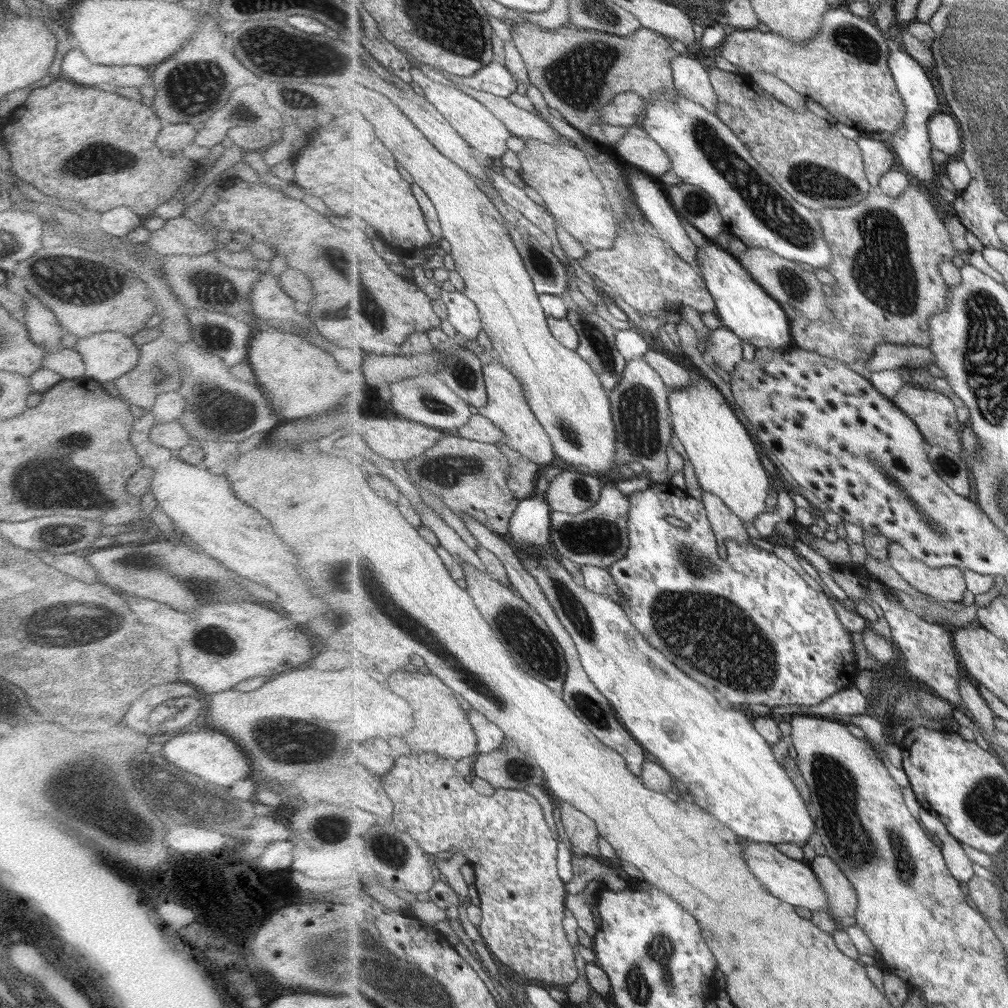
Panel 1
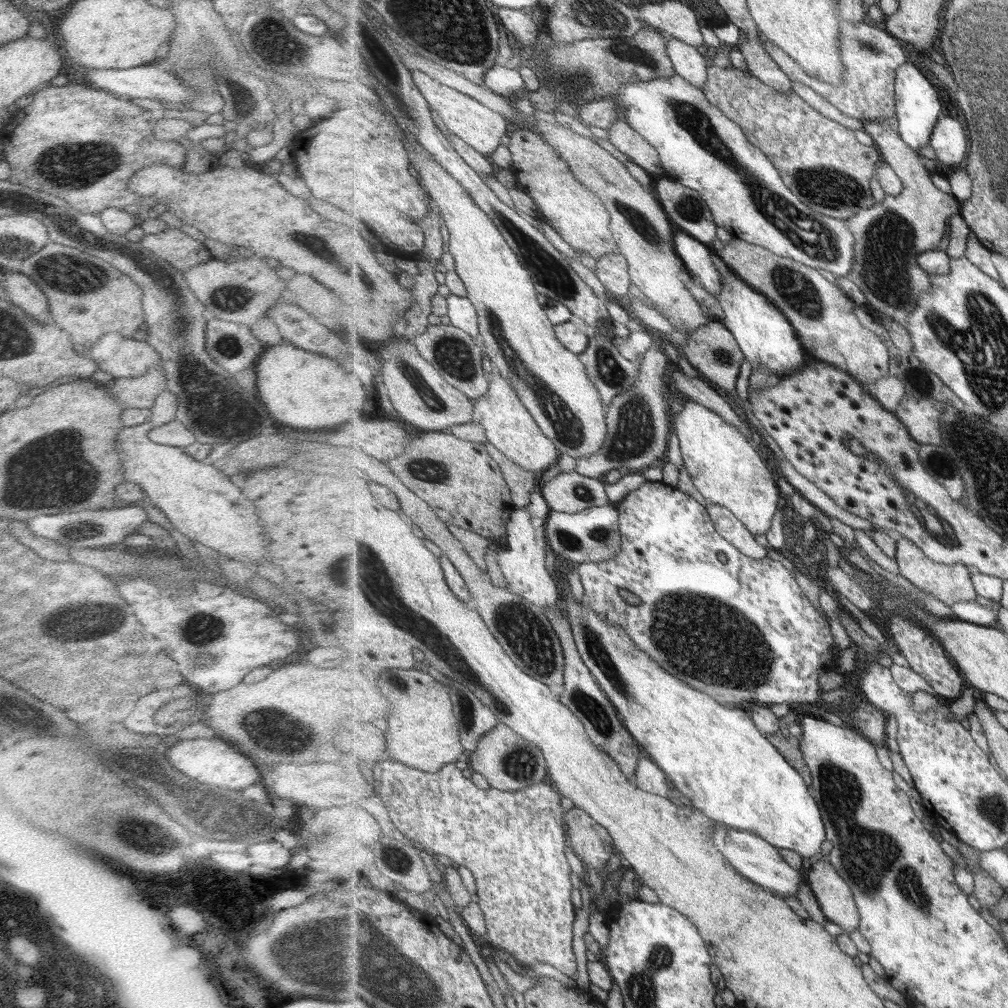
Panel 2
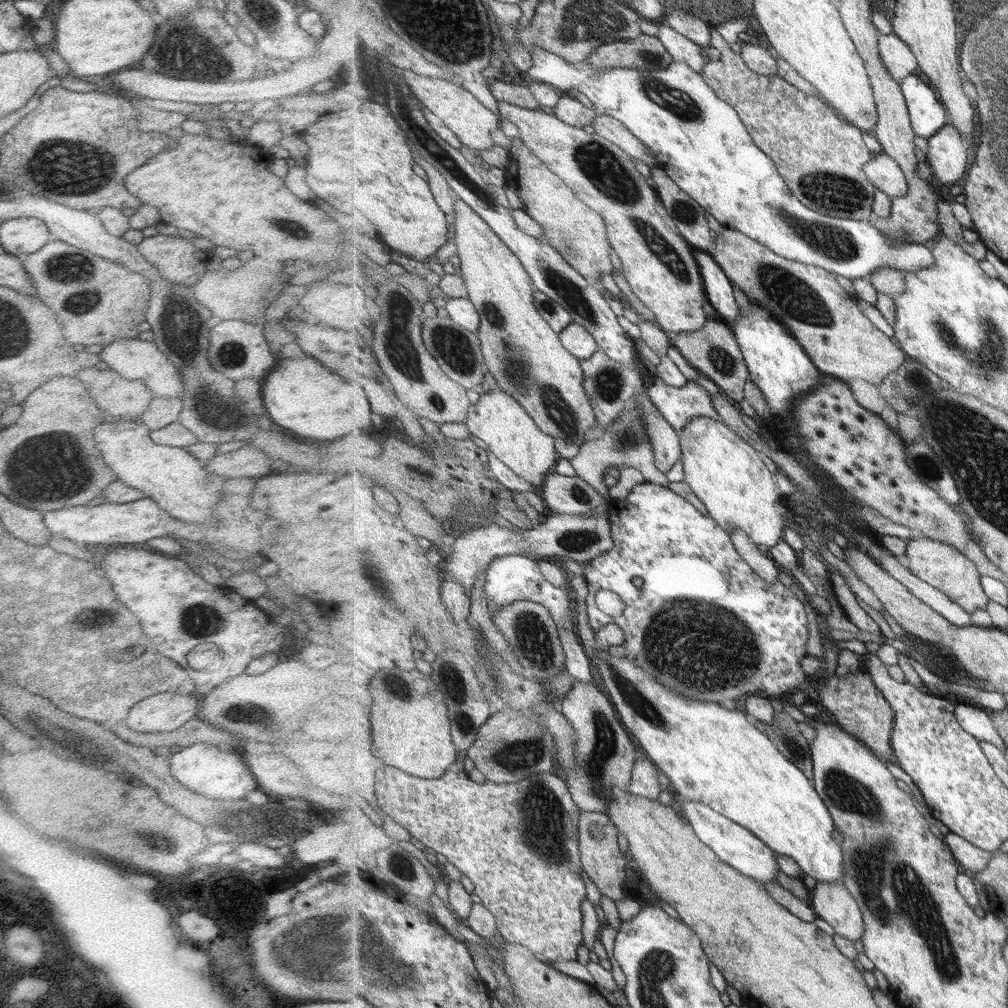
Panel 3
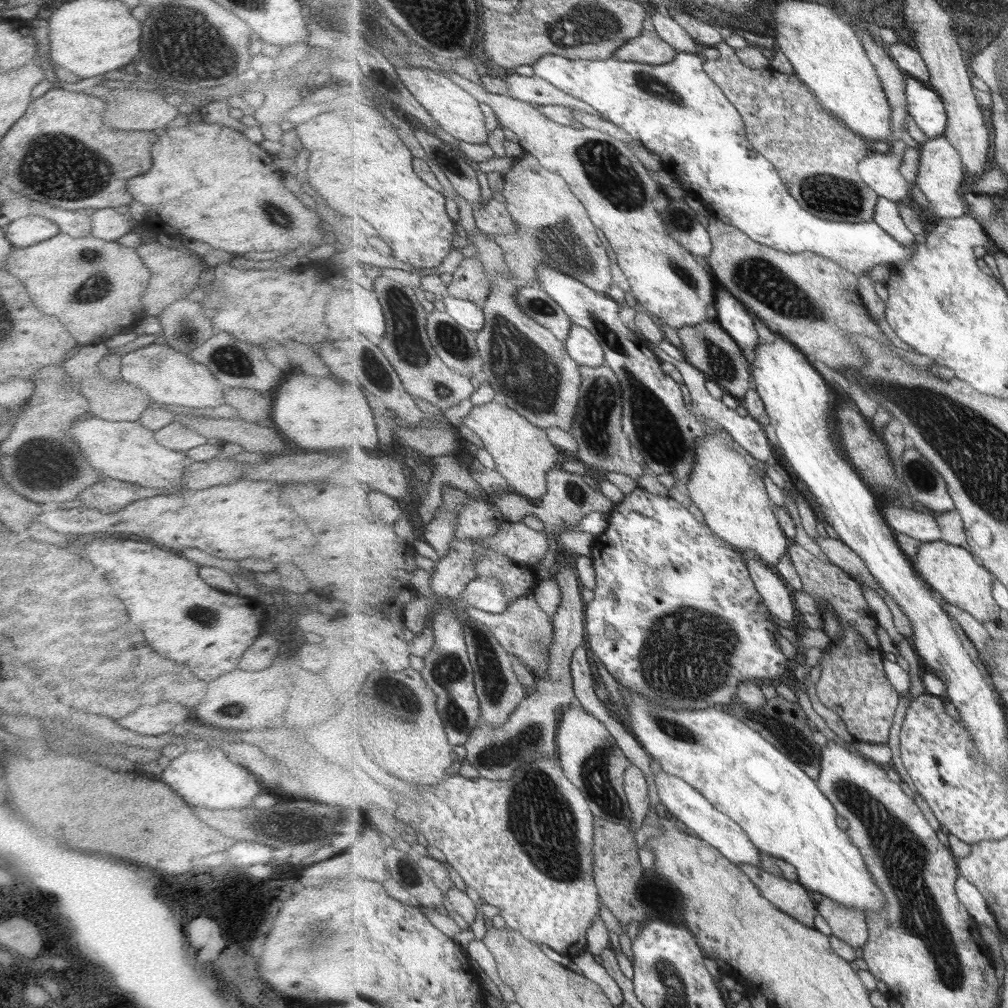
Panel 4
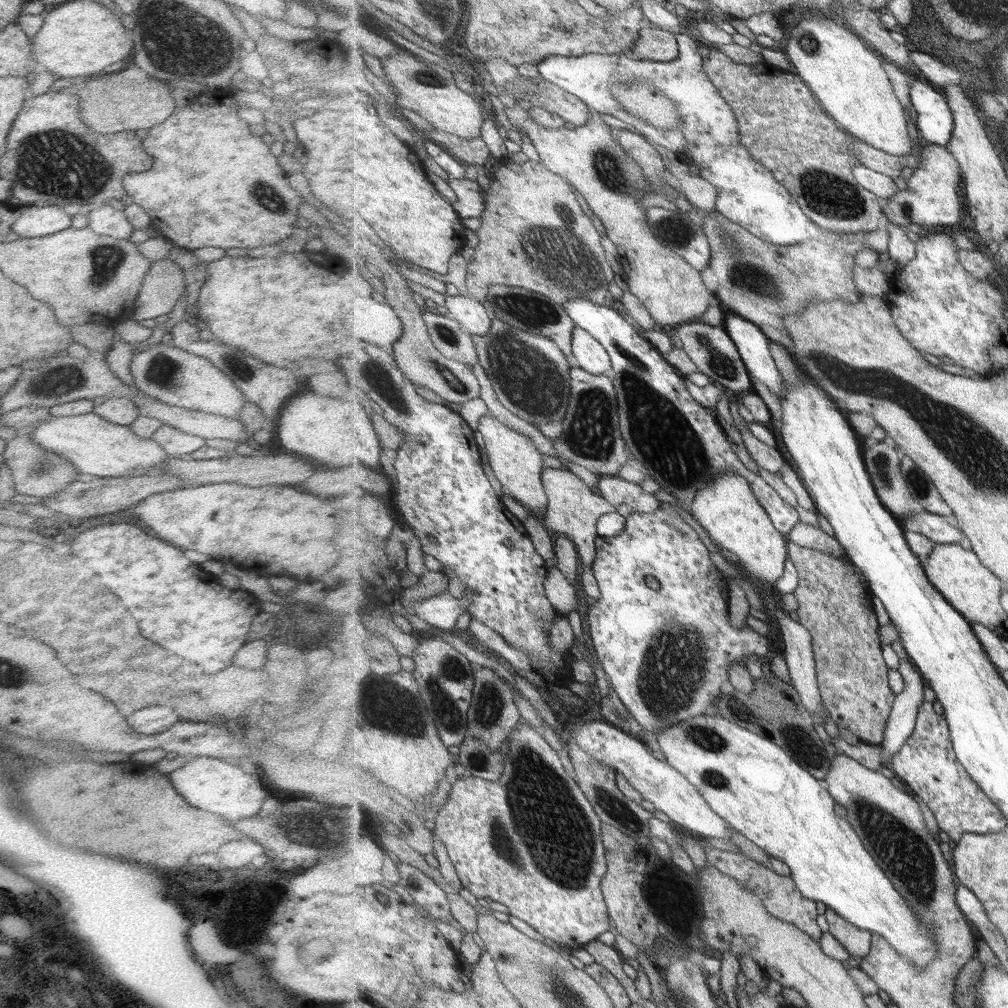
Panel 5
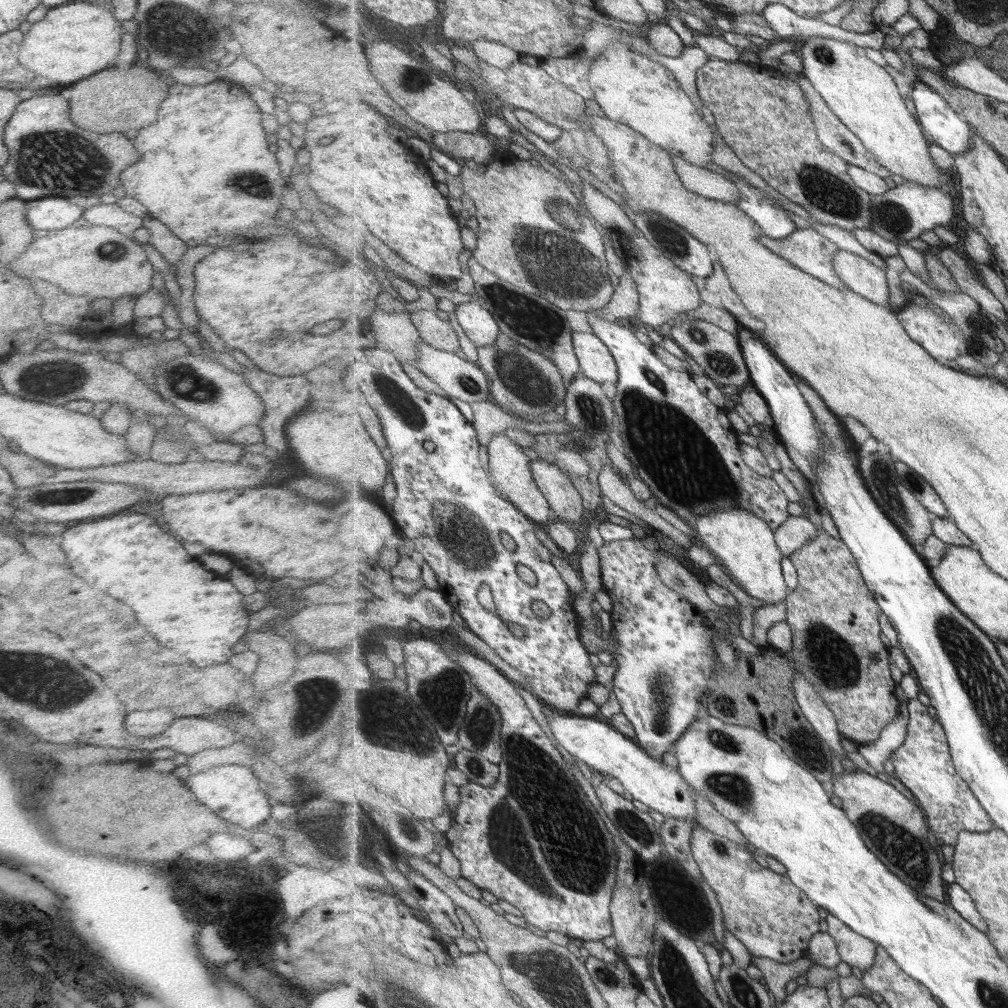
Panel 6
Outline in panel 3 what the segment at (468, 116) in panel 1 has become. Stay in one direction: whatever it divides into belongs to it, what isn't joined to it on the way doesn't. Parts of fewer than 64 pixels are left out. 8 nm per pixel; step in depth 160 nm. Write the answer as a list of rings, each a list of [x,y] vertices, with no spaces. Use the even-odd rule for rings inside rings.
[[[404,69],[402,74],[408,85],[413,89],[417,99],[436,116],[439,116],[469,150],[477,154],[481,151],[493,149],[495,142],[493,142],[492,134],[493,131],[500,128],[500,116],[491,112],[489,108],[485,108],[485,105],[481,104],[472,92],[469,92],[457,81],[421,76],[409,69]]]

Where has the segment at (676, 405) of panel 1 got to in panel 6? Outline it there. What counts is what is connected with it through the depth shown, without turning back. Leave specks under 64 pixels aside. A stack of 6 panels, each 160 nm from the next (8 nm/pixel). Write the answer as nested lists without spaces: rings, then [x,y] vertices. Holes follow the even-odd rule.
[[[721,509],[701,515],[696,520],[694,529],[700,543],[705,544],[721,558],[722,562],[720,565],[726,574],[746,594],[762,601],[765,606],[771,606],[771,604],[777,604],[777,602],[786,602],[791,590],[786,584],[784,577],[782,560],[785,556],[777,544],[775,530],[773,530],[772,526],[766,520],[763,520],[754,512],[749,512],[749,509]]]

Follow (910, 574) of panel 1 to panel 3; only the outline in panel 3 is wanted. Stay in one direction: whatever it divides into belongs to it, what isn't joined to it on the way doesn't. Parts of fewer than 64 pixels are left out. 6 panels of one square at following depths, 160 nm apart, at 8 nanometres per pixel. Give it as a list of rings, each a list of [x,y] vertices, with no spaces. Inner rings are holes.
[[[919,535],[909,540],[907,550],[909,557],[907,567],[915,576],[941,590],[966,612],[973,614],[977,610],[987,611],[990,599],[983,589],[981,574],[967,556],[948,544]]]

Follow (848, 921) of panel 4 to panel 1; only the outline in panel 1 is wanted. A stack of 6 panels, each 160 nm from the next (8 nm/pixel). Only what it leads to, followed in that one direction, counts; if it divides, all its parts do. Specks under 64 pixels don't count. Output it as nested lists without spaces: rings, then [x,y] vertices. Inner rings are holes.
[[[828,854],[817,855],[809,864],[824,884],[831,906],[831,914],[841,918],[856,916],[860,907],[860,896],[848,876]]]

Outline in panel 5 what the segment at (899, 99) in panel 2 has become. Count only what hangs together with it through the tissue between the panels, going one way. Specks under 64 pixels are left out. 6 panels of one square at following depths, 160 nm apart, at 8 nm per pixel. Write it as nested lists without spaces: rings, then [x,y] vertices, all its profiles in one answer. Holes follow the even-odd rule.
[[[911,81],[912,106],[917,112],[916,127],[929,144],[948,146],[955,130],[955,118],[946,95],[932,83]]]

